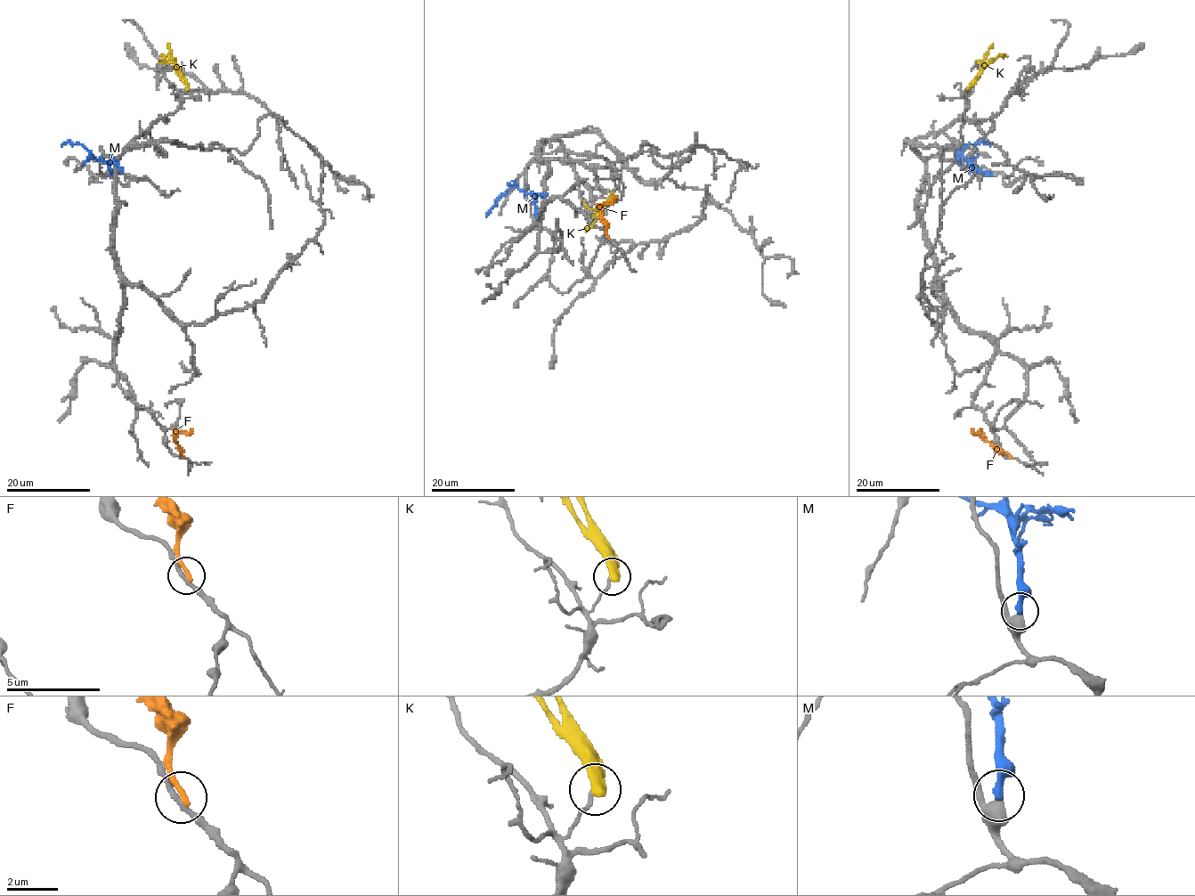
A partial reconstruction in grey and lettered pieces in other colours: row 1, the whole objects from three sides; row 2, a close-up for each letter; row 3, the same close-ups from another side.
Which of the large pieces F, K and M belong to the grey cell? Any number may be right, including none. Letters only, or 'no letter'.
no letter

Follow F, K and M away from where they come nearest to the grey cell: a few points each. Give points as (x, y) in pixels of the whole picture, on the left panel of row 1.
F: (183, 458), (176, 435), (180, 431), (189, 433), (192, 429)
K: (186, 88), (176, 63), (168, 56), (160, 55)
M: (110, 175), (109, 166), (98, 160), (82, 145), (69, 142), (61, 145)

